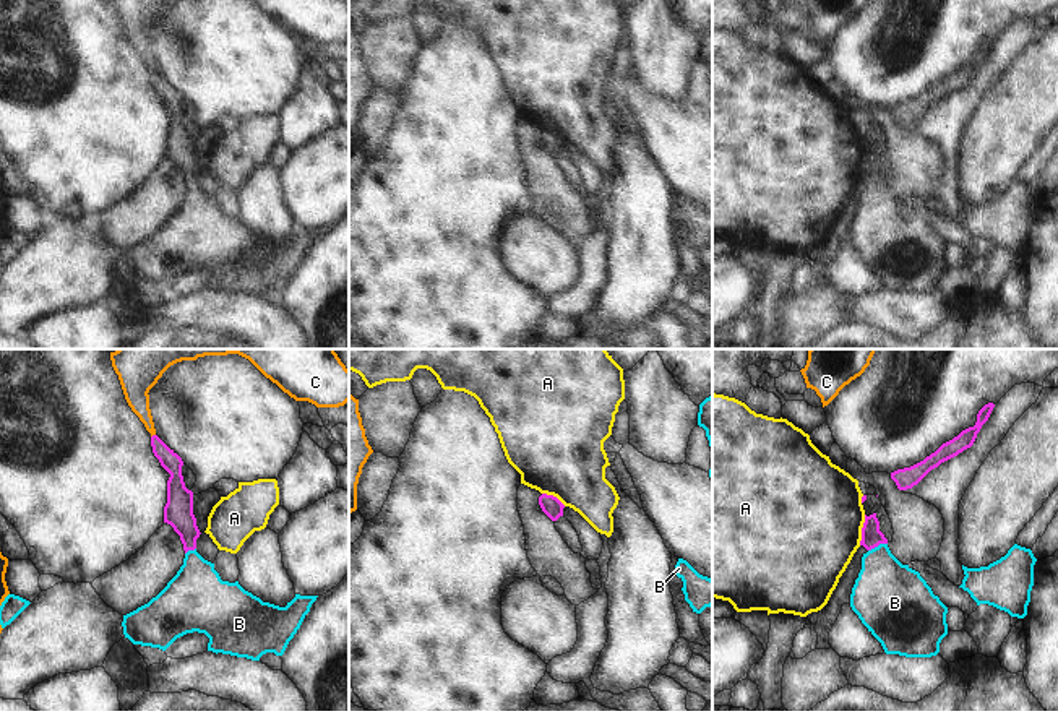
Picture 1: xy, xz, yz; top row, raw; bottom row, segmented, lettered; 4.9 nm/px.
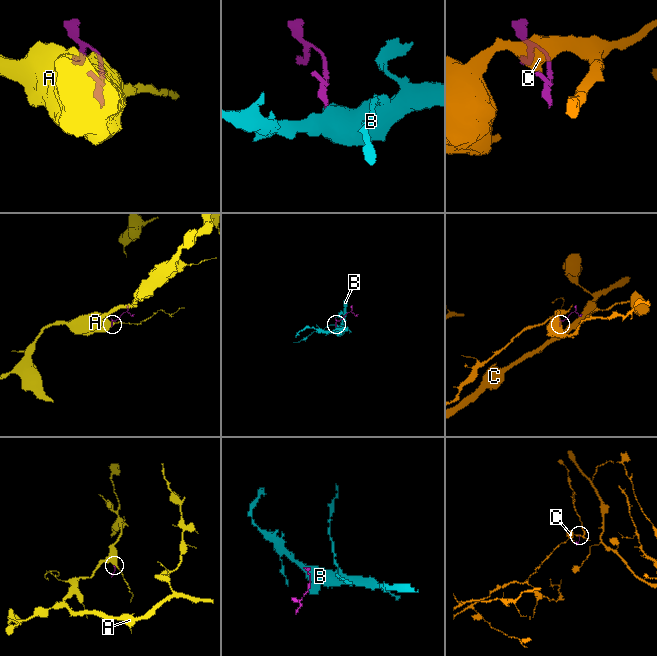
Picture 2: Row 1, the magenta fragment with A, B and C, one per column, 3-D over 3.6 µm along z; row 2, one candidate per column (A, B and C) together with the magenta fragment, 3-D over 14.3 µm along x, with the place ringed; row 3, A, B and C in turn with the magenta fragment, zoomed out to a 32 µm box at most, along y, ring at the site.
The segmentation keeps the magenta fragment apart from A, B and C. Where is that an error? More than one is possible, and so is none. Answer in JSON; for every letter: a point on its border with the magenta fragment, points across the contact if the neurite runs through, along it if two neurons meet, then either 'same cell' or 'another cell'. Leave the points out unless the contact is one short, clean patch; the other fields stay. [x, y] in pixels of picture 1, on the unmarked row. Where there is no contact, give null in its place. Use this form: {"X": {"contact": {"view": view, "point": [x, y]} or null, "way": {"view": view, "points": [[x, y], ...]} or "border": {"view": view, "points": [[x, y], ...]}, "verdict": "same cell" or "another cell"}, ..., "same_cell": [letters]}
{"A": {"contact": {"view": "yz", "point": [862, 166]}, "border": {"view": "yz", "points": [[865, 151], [859, 180]]}, "verdict": "another cell"}, "B": {"contact": {"view": "yz", "point": [877, 182]}, "way": {"view": "yz", "points": [[872, 172], [877, 182], [886, 231]]}, "verdict": "same cell"}, "C": {"contact": {"view": "xy", "point": [153, 72]}, "border": {"view": "xy", "points": [[154, 70], [151, 73]]}, "verdict": "another cell"}, "same_cell": ["B"]}

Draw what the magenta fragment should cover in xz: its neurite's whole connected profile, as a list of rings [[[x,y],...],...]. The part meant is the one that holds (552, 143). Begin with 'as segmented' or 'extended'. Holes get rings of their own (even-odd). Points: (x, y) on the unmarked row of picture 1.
as segmented; [[[542,130],[539,133],[539,141],[542,148],[552,156],[557,157],[560,153],[563,153],[565,141],[553,131]]]

